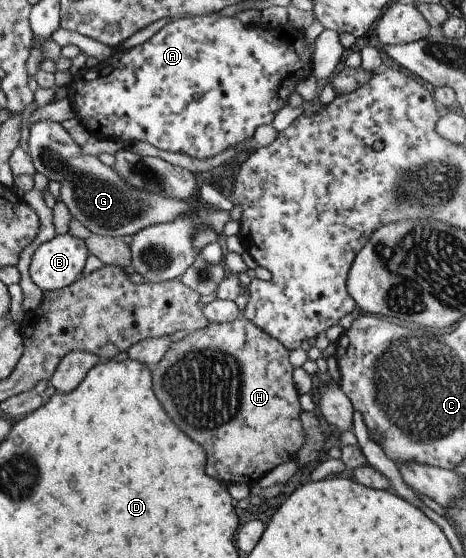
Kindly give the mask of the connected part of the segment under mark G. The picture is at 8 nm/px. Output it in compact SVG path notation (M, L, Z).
M38 121L29 125L26 147L35 171L60 182L62 203L71 217L91 234L122 238L147 225L172 221L178 214L187 214L194 209L186 202L138 191L123 184L110 166L100 163L94 156L83 154L80 145L76 145L58 123Z

